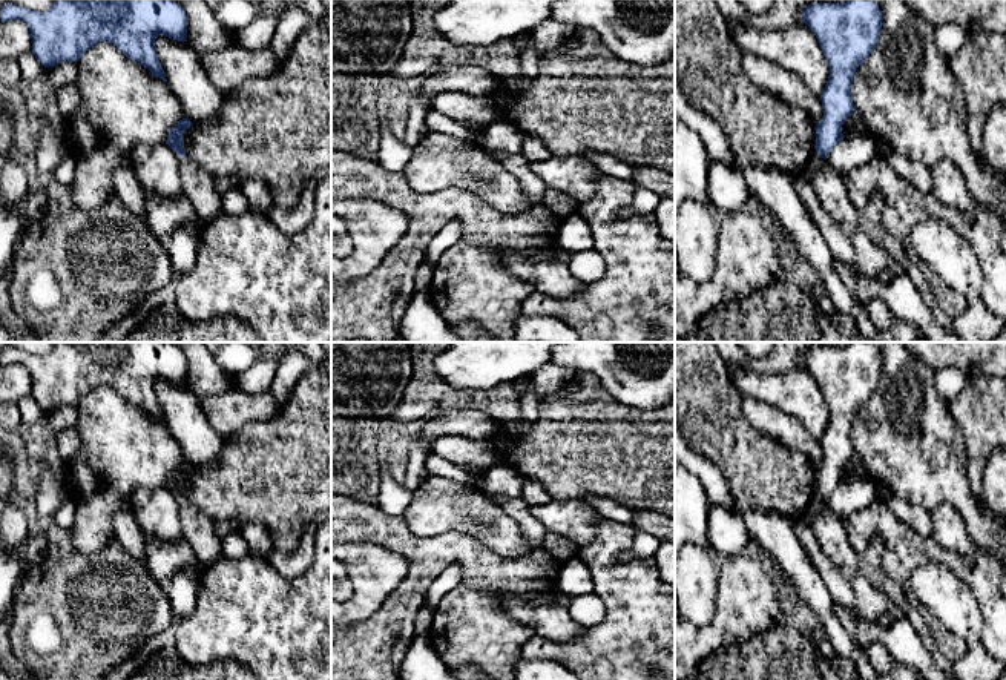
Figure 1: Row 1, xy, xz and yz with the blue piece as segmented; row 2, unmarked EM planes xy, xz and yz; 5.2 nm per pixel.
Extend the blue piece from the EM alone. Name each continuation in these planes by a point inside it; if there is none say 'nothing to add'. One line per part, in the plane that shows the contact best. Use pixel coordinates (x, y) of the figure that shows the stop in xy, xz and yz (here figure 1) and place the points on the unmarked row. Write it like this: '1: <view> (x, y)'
nothing to add

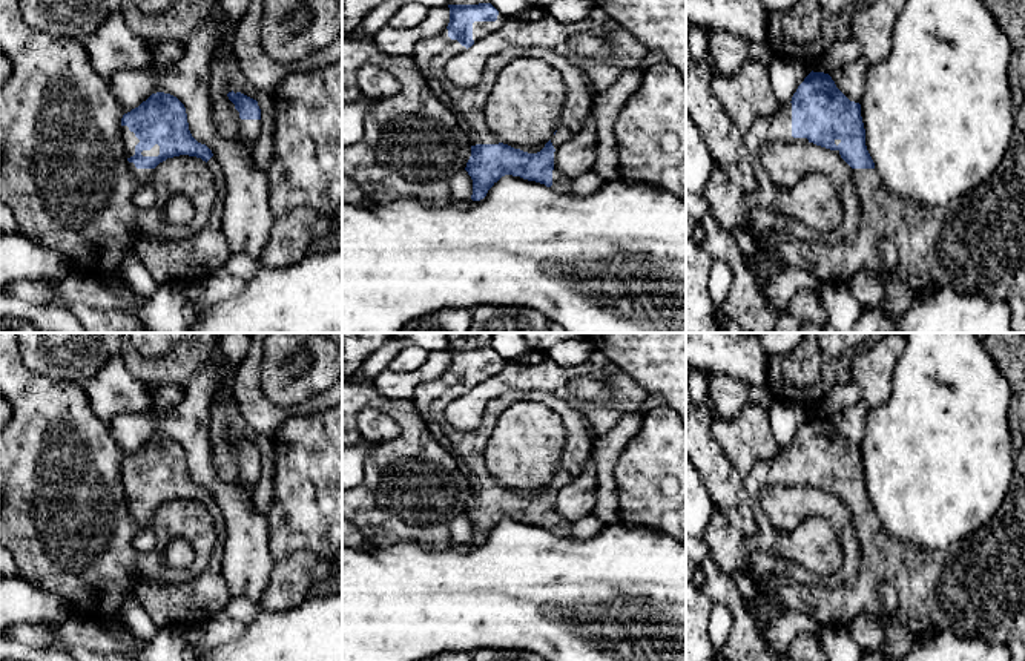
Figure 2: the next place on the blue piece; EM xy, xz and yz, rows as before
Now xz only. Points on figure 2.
1: xz (481, 373)

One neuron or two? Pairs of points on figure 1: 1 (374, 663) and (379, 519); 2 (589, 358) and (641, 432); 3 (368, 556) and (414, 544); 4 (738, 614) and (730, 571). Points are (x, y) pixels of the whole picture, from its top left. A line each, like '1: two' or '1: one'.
1: one
2: two
3: two
4: one

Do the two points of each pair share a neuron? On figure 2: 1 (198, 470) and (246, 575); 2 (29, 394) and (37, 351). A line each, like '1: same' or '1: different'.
1: same
2: different

